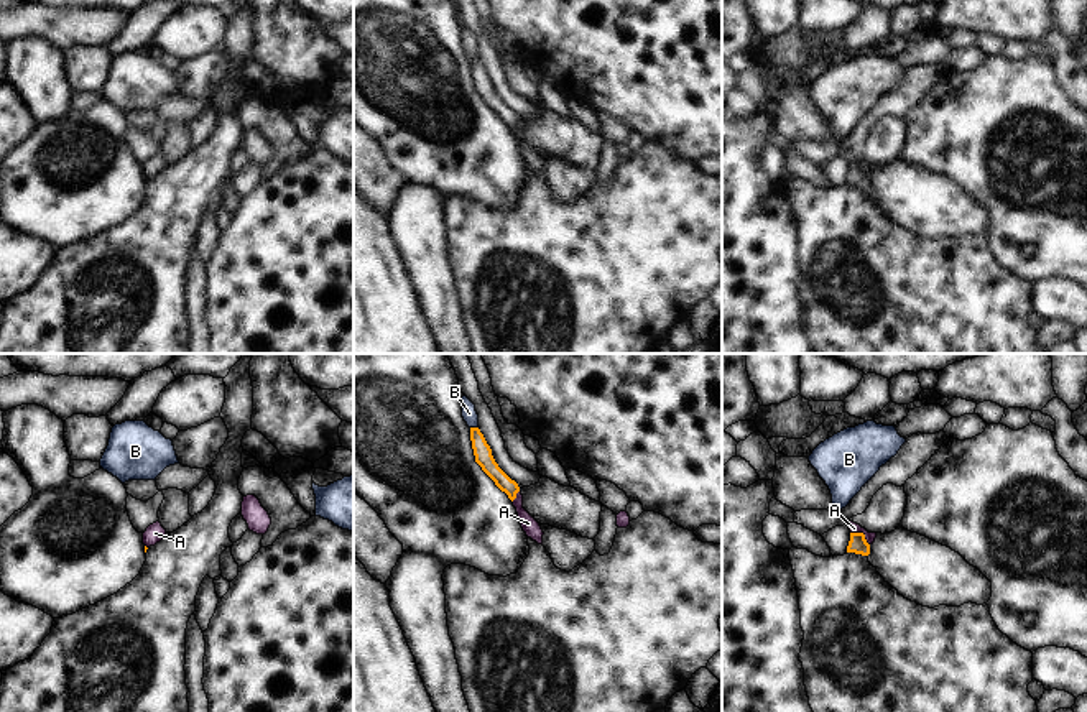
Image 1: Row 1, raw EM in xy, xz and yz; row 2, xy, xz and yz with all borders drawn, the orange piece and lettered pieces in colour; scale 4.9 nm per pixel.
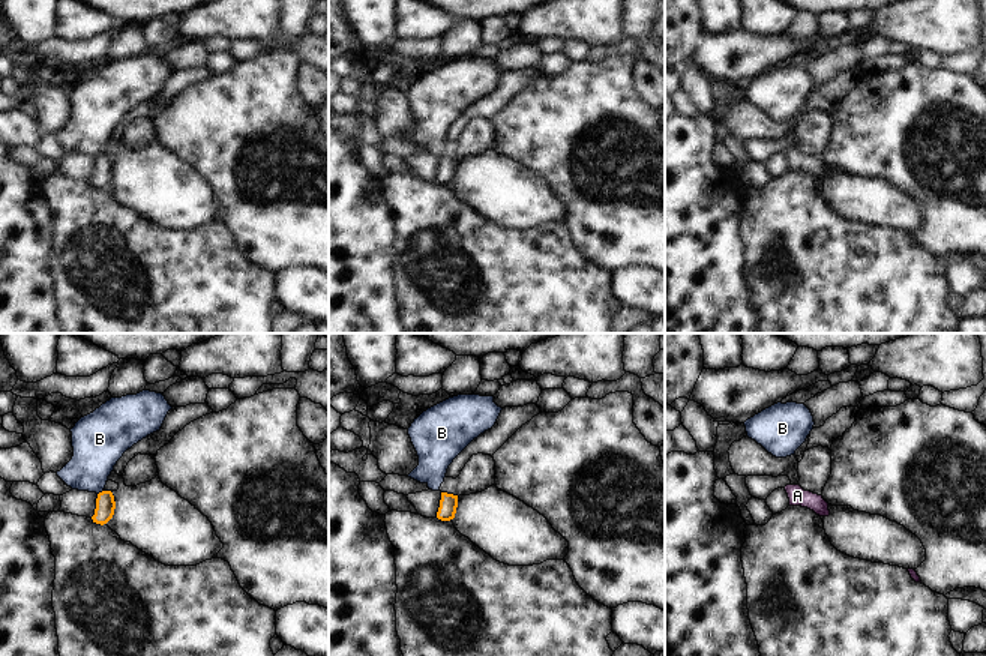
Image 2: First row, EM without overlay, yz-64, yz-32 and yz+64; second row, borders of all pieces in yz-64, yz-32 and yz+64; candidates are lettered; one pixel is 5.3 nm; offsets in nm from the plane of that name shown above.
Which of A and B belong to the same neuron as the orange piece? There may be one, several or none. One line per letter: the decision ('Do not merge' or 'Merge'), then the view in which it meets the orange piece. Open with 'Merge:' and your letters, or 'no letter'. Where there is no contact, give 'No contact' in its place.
Merge: no letter
A: Do not merge. Touches orange in yz
B: Do not merge. Touches orange in xz.

